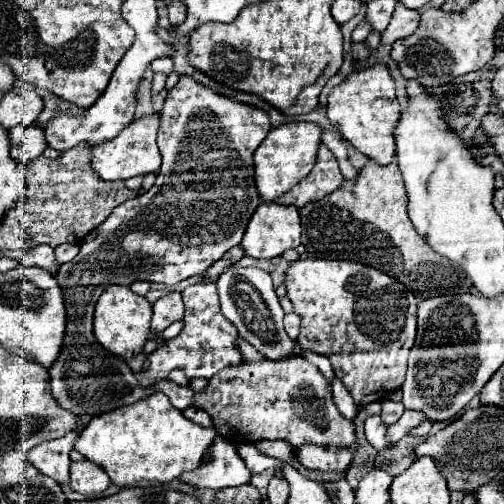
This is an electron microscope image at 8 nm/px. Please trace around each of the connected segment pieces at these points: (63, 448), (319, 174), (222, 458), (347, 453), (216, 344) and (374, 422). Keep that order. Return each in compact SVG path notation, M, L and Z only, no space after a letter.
M76 431L66 433L64 437L44 441L42 445L36 445L28 451L28 461L44 475L54 477L62 487L70 483L68 467L70 467L70 449L74 447L74 441L78 439Z
M320 145L318 161L310 173L310 177L302 179L294 189L286 191L282 197L276 197L274 203L278 205L294 205L302 209L306 203L320 201L322 197L334 193L344 183L344 177L340 173L338 161L332 155L332 151L326 145Z
M216 435L210 449L212 449L210 461L206 465L200 465L192 473L182 475L180 477L182 481L192 483L196 487L210 487L210 489L238 487L250 483L252 473L246 469L244 461L238 457L230 441Z
M300 445L294 449L296 459L308 467L308 469L320 469L320 471L332 471L332 473L344 473L352 459L354 453L346 447L336 447L336 445Z
M216 283L190 285L182 291L182 299L186 305L182 333L178 337L170 339L170 343L164 343L154 353L150 353L146 363L144 363L144 371L140 375L154 379L154 381L160 381L160 379L168 379L170 371L180 369L186 373L186 377L210 379L224 367L240 365L242 353L234 345L238 331L234 329L234 325L230 325L226 321L226 317L220 311L220 299L218 299Z
M370 415L370 417L366 417L364 429L366 429L366 431L364 431L364 433L366 433L366 439L368 439L368 443L370 443L374 449L382 451L382 449L388 447L388 441L386 441L386 425L382 423L380 415Z

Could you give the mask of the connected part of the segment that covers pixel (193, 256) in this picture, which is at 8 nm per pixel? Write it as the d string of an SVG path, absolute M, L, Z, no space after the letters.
M180 77L178 85L174 89L168 91L168 97L166 97L166 103L164 103L164 109L160 113L160 131L158 131L158 147L160 147L160 153L162 153L162 169L156 177L156 183L150 191L138 195L136 199L132 201L126 201L122 205L118 205L118 209L114 209L114 213L102 223L98 225L98 229L92 229L80 243L80 253L78 257L74 257L74 261L68 261L60 267L58 271L58 285L62 289L62 295L64 295L64 305L66 305L66 333L64 333L64 343L62 343L62 351L58 355L58 359L52 363L52 367L48 369L50 373L50 383L52 383L52 397L58 401L58 405L66 411L72 411L74 415L100 415L100 413L106 413L108 409L116 409L116 407L122 407L122 405L130 405L130 403L136 403L140 399L146 397L146 393L150 393L148 387L142 387L140 381L134 377L132 369L126 365L124 359L116 357L114 353L106 351L94 337L94 331L92 331L92 317L94 317L94 303L96 303L96 297L102 293L102 289L106 285L132 285L134 281L148 281L148 283L164 283L164 285L174 285L174 283L180 283L192 275L198 275L202 271L206 271L212 263L216 263L230 247L238 245L244 237L244 231L246 231L246 225L252 217L252 213L258 209L260 205L260 197L258 197L258 189L256 189L256 183L254 183L254 151L258 149L258 145L264 141L264 137L268 135L268 131L272 129L270 125L270 119L268 115L262 111L262 109L254 109L250 105L244 105L244 103L236 103L224 95L218 95L216 91L208 89L208 87L202 87L200 83L196 83L194 79L190 77Z

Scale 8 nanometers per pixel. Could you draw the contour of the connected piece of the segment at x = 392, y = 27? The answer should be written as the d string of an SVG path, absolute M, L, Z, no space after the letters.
M396 5L392 21L382 33L382 43L394 43L398 39L404 39L412 35L418 25L420 25L420 11L410 11L402 5Z

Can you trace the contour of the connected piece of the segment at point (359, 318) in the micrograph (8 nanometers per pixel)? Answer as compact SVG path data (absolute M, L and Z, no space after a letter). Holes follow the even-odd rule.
M308 257L290 263L284 283L294 313L302 319L298 343L330 359L358 407L384 401L392 389L402 387L406 359L416 339L418 301L400 281L354 261ZM340 341L352 343L352 349L338 349Z

